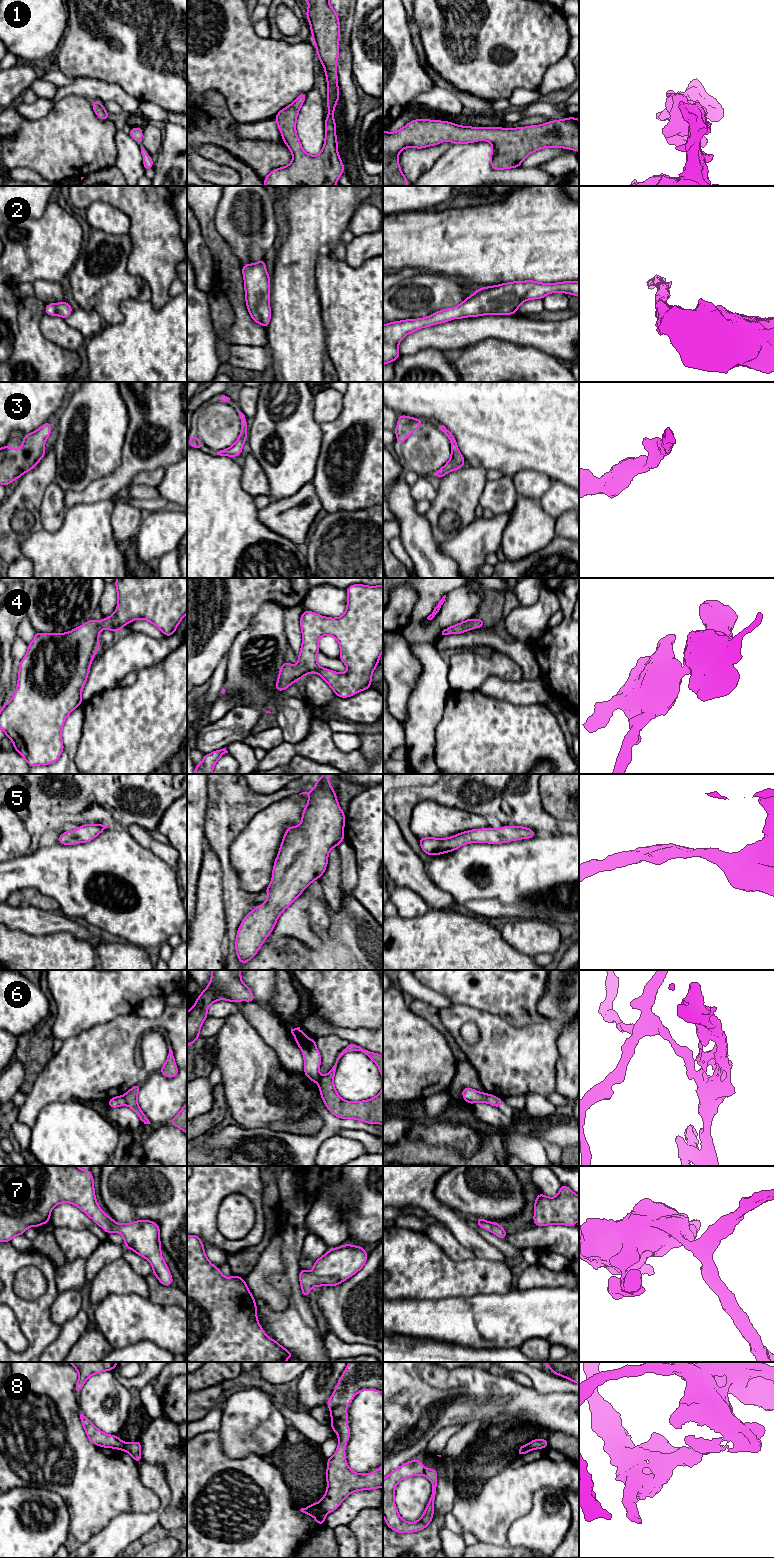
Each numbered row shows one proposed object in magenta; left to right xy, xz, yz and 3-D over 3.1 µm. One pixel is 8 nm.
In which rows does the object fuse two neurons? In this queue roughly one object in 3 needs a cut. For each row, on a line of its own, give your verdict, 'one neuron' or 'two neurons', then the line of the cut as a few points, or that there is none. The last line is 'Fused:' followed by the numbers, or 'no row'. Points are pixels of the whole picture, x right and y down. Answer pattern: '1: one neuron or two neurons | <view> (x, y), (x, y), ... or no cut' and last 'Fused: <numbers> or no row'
1: one neuron | no cut
2: one neuron | no cut
3: one neuron | no cut
4: one neuron | no cut
5: one neuron | no cut
6: two neurons | xy (122, 1096), (126, 1104)
7: one neuron | no cut
8: two neurons | xz (317, 1503), (326, 1513)
Fused: 6, 8

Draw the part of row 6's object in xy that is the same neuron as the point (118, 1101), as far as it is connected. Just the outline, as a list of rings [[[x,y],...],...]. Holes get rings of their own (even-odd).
[[[123,1096],[113,1097],[108,1100],[109,1108],[116,1108],[126,1105],[126,1101]]]

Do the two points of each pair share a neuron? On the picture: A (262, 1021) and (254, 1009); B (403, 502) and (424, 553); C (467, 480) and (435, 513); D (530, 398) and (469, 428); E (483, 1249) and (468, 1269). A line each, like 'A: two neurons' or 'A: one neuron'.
A: one neuron
B: one neuron
C: one neuron
D: one neuron
E: two neurons

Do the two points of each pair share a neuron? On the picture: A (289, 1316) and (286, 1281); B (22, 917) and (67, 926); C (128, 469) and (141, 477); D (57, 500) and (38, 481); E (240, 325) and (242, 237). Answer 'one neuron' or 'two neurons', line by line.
A: one neuron
B: one neuron
C: two neurons
D: two neurons
E: two neurons

